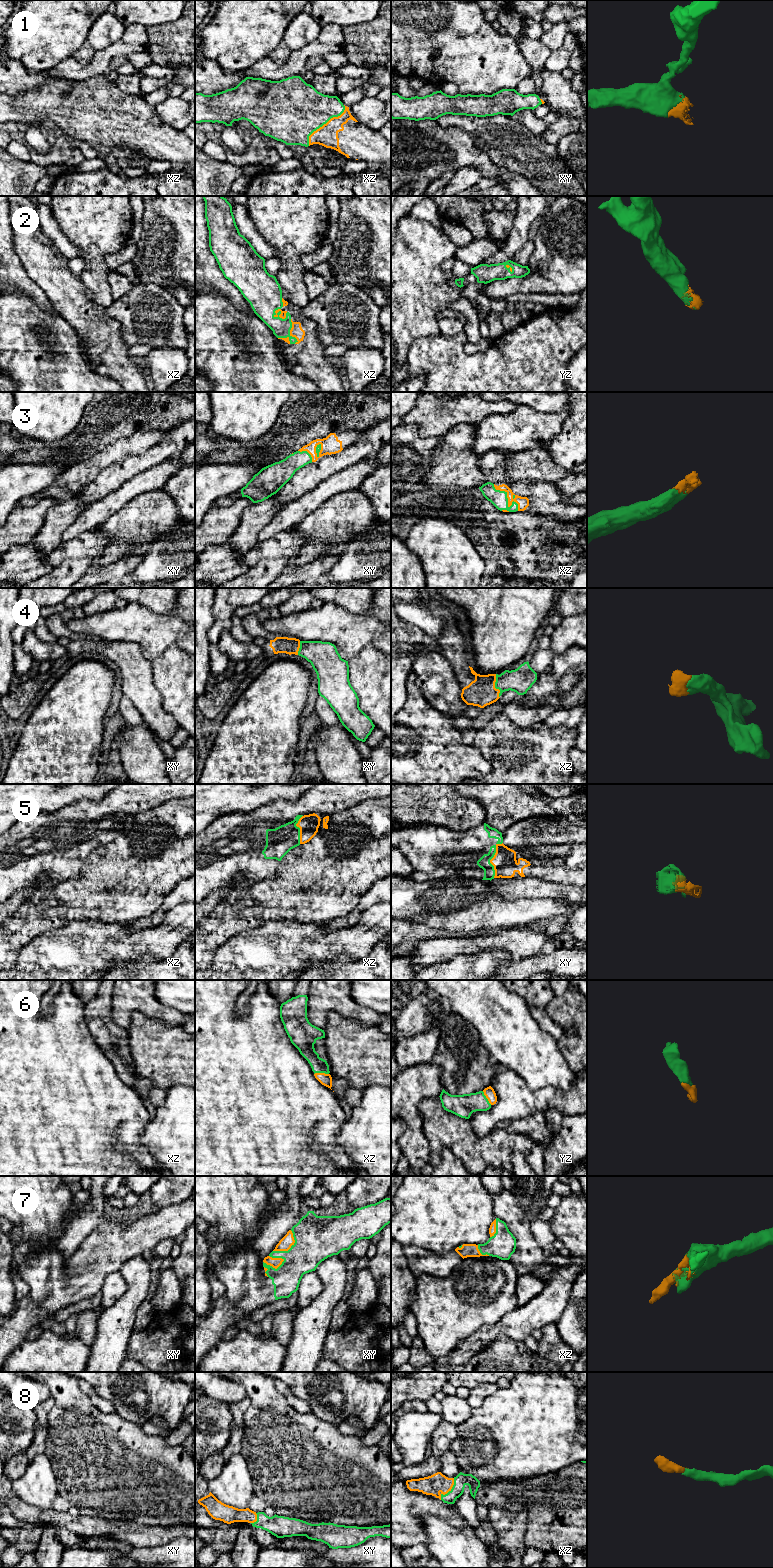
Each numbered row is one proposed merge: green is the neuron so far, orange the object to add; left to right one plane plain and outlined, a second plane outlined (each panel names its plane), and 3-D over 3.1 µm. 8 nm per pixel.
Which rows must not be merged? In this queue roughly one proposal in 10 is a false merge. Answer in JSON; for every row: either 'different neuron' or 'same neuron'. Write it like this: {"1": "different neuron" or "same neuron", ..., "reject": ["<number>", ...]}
{"1": "same neuron", "2": "same neuron", "3": "same neuron", "4": "same neuron", "5": "same neuron", "6": "same neuron", "7": "same neuron", "8": "same neuron", "reject": []}

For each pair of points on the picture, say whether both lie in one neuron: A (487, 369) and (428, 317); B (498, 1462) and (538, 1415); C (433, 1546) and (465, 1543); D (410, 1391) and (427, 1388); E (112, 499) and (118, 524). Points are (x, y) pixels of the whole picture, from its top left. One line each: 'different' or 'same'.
A: different
B: same
C: same
D: same
E: different

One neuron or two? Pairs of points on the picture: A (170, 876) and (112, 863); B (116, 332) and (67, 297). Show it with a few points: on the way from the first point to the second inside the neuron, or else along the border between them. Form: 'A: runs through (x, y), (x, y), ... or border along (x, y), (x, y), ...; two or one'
A: runs through (156, 870), (126, 870); one
B: runs through (104, 330), (97, 327), (79, 309); one

